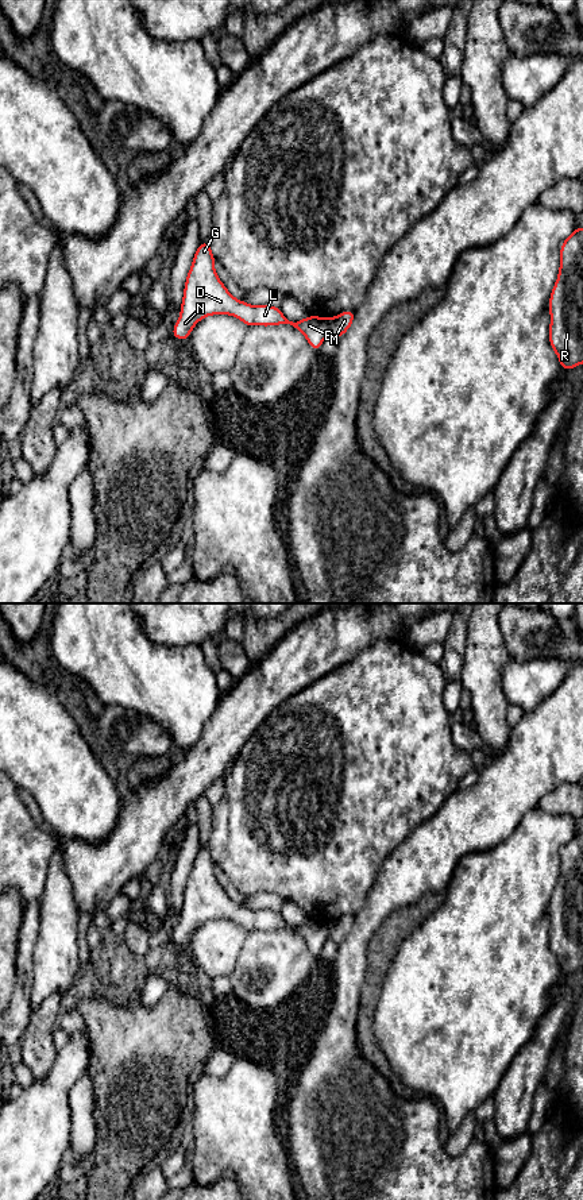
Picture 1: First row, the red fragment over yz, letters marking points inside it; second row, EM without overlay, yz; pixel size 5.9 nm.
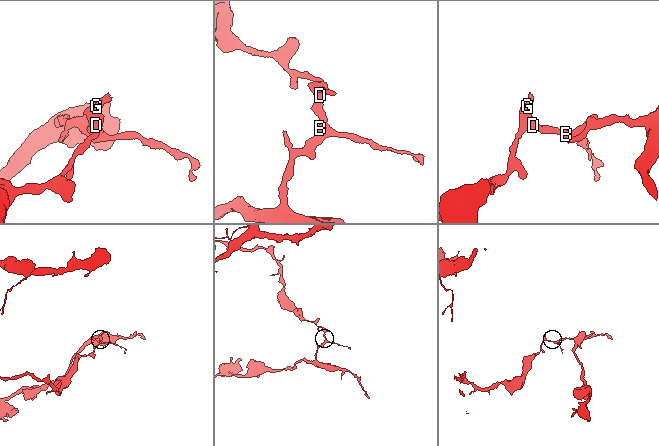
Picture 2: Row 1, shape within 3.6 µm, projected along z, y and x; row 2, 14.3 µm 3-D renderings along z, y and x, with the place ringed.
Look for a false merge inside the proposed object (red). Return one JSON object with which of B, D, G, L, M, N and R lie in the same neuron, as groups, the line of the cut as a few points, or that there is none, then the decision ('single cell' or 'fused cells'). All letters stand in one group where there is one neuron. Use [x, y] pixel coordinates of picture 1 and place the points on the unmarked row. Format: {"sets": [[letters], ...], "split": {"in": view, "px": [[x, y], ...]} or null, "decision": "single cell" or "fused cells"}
{"sets": [["B", "D", "G", "L", "N"], ["M", "R"]], "split": {"in": "yz", "px": [[327, 923], [327, 934], [329, 937]]}, "decision": "fused cells"}

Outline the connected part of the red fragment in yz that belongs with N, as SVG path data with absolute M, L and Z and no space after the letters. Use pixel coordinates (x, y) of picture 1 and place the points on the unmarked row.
M209 846L200 848L185 885L179 923L171 939L188 945L193 931L211 919L231 919L251 930L290 929L304 938L309 950L317 957L328 935L328 923L310 919L300 926L289 926L279 912L250 910L231 900L215 876L215 861Z

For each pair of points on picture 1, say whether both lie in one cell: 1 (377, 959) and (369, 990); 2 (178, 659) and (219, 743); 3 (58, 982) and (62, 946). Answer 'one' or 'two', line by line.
1: one
2: two
3: one

